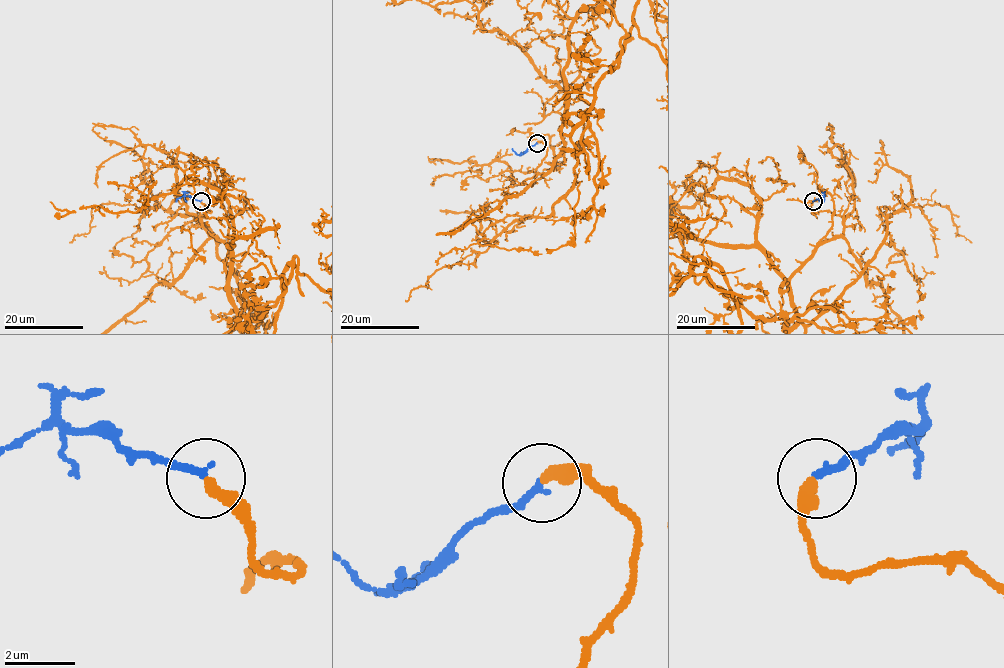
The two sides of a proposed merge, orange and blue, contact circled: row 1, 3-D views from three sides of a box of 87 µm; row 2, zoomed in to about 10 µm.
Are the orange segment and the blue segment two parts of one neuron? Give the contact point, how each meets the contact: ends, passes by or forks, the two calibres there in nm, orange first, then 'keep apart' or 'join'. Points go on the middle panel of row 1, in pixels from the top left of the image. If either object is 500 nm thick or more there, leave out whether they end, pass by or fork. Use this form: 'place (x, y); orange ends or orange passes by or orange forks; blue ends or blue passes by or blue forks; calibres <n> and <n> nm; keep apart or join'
place (537, 143); orange ends; blue ends; calibres 380 and 200 nm; join

